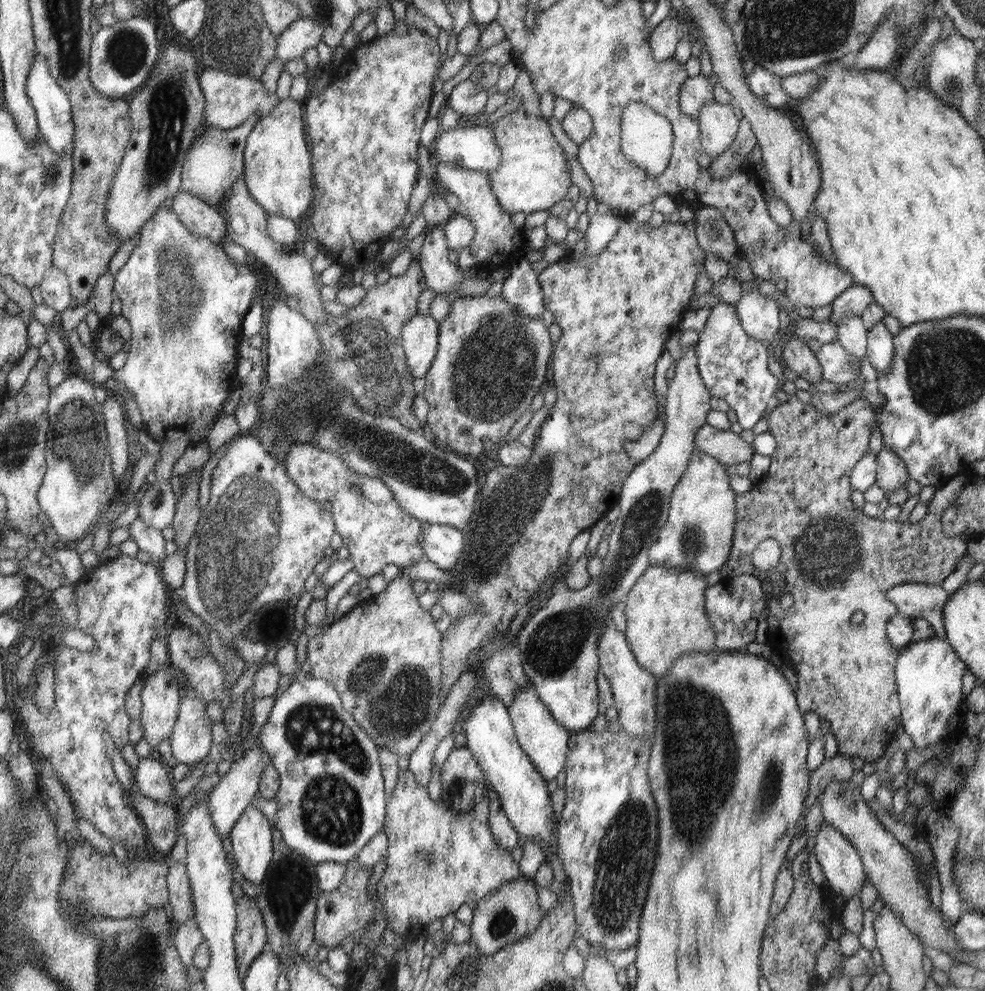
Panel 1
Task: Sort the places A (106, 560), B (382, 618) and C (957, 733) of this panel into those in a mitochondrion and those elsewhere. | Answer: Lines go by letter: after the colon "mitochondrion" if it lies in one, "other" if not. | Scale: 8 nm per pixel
A: other
B: other
C: other

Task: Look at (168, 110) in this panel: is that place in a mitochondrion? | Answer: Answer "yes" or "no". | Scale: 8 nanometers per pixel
yes

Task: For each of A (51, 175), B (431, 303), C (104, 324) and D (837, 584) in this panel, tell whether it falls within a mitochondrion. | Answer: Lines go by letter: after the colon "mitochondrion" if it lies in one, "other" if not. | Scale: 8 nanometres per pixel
A: mitochondrion
B: other
C: other
D: mitochondrion

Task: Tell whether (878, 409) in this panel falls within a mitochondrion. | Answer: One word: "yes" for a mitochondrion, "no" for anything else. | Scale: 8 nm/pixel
no

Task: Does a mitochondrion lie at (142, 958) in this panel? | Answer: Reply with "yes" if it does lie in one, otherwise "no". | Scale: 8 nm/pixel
yes

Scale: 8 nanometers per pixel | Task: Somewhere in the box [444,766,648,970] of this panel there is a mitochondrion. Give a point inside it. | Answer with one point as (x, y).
(503, 922)

